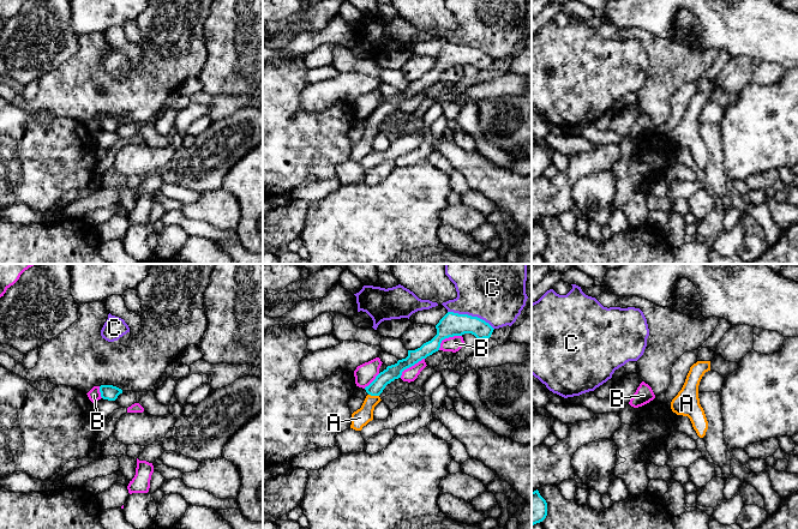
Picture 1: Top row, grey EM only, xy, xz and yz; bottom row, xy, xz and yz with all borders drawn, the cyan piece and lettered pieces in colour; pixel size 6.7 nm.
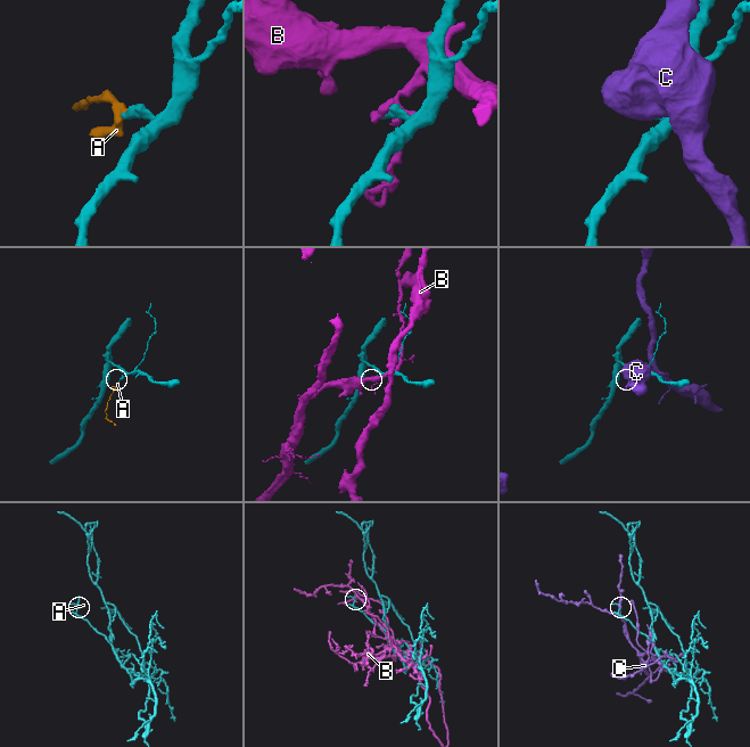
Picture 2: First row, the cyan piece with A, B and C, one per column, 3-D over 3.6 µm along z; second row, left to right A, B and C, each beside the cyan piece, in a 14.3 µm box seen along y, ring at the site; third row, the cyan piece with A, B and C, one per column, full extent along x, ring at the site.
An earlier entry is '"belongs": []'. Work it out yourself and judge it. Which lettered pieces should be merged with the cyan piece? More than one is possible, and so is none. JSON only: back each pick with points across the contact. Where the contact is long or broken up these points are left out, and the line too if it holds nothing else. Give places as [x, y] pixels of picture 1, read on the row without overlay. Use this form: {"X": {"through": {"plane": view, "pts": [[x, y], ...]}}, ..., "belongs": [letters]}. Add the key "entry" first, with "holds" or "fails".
{"entry": "fails", "A": {"through": {"plane": "xz", "pts": [[392, 103], [373, 126], [366, 143], [360, 149]]}}, "belongs": ["A"]}

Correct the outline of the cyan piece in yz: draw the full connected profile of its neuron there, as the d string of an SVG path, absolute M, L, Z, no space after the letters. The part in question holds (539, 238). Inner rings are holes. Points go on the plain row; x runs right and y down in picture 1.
M539 222L532 223L532 258L542 253L547 247L547 234Z

